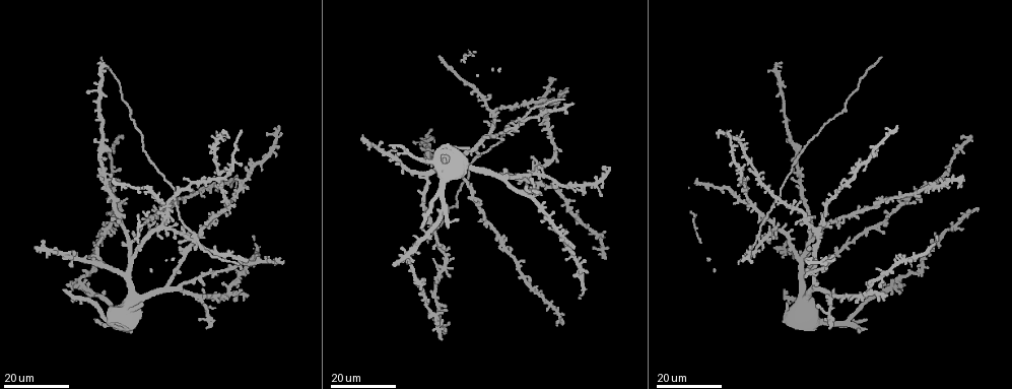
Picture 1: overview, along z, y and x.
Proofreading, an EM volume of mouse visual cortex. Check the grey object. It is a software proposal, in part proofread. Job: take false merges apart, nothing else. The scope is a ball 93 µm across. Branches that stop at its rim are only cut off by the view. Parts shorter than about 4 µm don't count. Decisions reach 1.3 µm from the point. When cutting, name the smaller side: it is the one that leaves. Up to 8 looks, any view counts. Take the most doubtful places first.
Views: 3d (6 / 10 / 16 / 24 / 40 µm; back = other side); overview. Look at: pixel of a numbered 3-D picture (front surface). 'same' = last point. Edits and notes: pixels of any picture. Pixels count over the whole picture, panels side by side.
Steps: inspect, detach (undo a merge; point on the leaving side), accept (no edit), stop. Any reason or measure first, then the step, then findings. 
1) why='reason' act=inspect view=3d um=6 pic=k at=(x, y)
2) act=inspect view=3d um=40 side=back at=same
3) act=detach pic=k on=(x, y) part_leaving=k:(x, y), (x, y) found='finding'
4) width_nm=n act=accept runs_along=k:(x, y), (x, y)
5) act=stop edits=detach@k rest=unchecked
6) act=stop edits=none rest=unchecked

why='looks like a crossing' act=inspect view=3d um=24 pic=1 at=(196, 233)

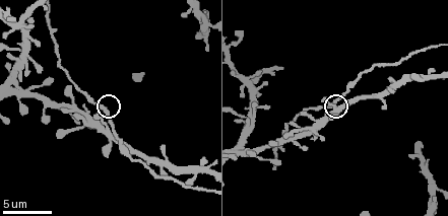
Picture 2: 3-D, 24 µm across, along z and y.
act=inspect view=3d um=6 pic=2 at=(108, 111)

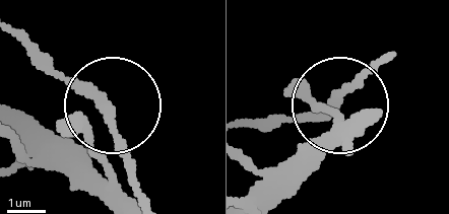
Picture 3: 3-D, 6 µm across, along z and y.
arms=4 act=accept found='continuous, no second neuron'

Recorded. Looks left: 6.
why='four or more arms meet' act=inspect view=3d um=16 pic=1 at=(123, 184)

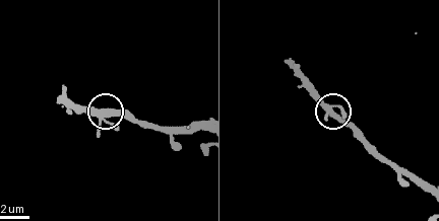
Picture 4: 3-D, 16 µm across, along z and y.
why='zoom in' act=inspect view=3d um=10 pic=4 at=(100, 117)

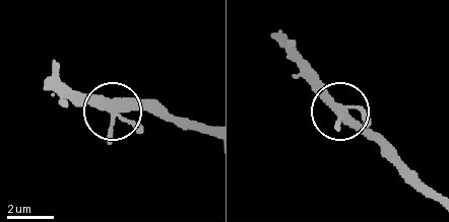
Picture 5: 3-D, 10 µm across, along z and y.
act=accept runs_along=5:(436, 200), (293, 61) found='one neuron here'

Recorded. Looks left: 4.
why='four-way junction' act=inspect view=3d um=16 pic=1 at=(596, 183)

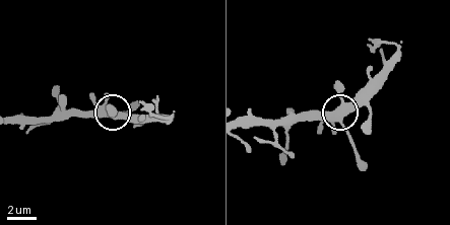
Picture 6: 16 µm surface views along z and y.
act=inspect view=3d um=10 pic=6 at=(338, 120)

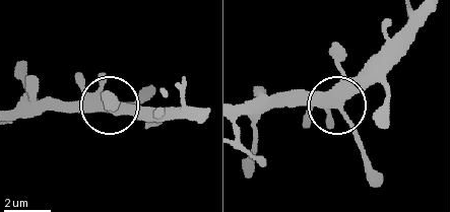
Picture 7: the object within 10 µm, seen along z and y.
act=accept runs_along=7:(241, 109), (334, 102), (361, 153) found='one neuron here'

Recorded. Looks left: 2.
why='sudden change in width' act=inspect view=3d um=6 pic=2 at=(131, 157)

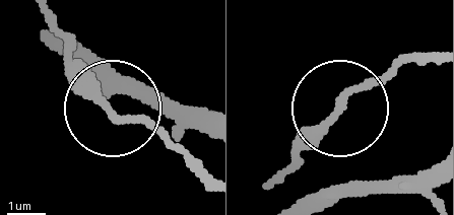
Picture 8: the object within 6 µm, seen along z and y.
width_nm=220 act=accept runs_along=8:(270, 184), (348, 96), (403, 60) found='continuous, no second neuron'

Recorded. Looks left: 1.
act=stop edits=none rest=unchecked

